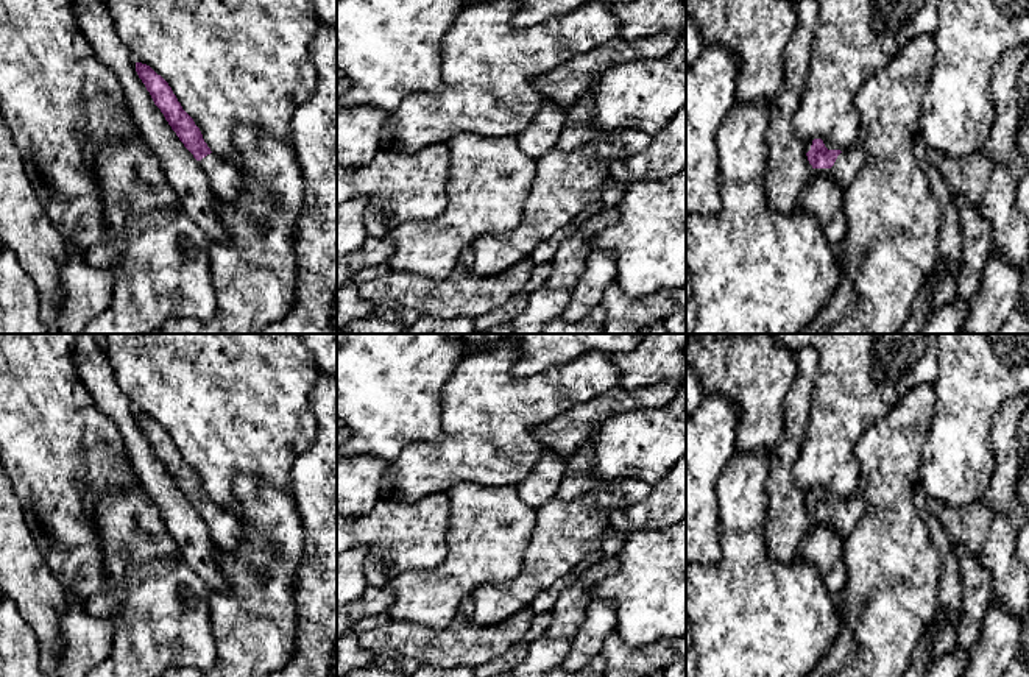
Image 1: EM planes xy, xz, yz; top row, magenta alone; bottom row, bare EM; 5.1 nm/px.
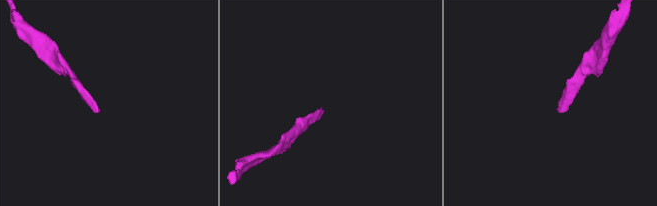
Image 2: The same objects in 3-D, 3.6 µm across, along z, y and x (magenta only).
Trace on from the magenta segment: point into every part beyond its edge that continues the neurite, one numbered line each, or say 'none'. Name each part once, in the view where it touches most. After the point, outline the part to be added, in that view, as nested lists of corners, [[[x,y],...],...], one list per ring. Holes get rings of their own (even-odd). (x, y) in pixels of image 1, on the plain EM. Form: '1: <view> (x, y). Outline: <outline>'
1: yz (848, 512). Outline: [[[856,491],[842,501],[831,518],[812,518],[812,526],[831,526],[843,540],[865,513],[865,499]]]

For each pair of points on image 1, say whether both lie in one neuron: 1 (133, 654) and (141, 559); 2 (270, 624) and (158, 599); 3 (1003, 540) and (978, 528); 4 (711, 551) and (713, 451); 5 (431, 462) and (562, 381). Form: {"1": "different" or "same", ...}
{"1": "same", "2": "different", "3": "different", "4": "same", "5": "same"}

